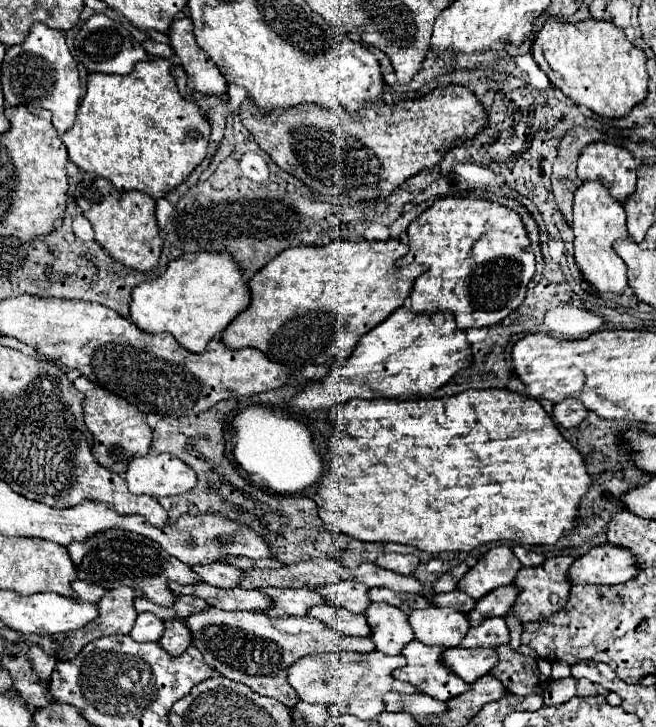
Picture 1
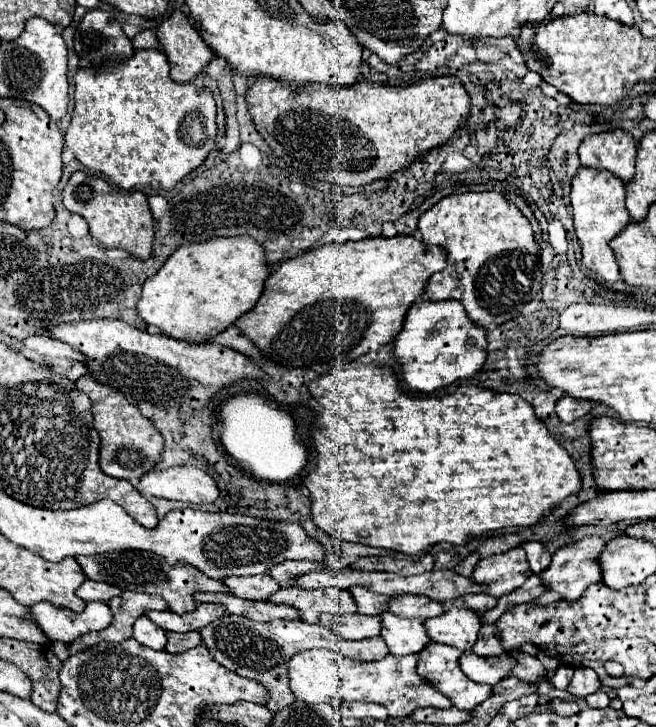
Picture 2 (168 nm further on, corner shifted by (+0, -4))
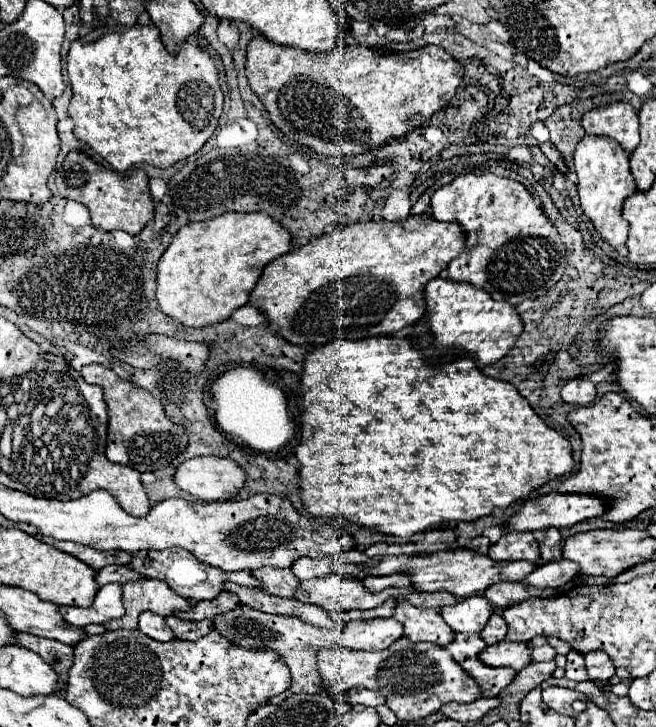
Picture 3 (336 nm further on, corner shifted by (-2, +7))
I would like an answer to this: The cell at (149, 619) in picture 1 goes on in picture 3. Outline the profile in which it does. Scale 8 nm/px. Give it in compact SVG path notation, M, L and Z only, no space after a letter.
M143 612L139 616L139 630L143 634L147 634L149 638L157 640L157 642L169 642L169 640L175 638L171 628L167 626L165 618L157 616L157 614L151 614L151 612Z

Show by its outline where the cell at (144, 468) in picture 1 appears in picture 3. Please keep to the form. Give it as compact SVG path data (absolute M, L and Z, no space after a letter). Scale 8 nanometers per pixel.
M201 456L183 462L173 480L197 500L217 502L233 500L241 492L245 484L245 472L239 468L239 464L235 464L235 460Z

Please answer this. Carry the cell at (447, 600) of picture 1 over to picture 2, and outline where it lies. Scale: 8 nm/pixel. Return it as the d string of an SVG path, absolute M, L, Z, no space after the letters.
M477 593L477 595L463 595L461 603L463 603L463 607L467 607L467 609L479 613L479 615L483 615L487 609L491 609L497 603L497 599L491 597L491 595Z

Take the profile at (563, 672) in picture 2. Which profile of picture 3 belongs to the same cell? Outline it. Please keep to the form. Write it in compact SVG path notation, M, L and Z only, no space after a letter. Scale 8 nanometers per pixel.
M569 652L567 656L567 666L565 666L565 676L569 680L575 680L575 682L585 682L585 680L591 680L587 676L587 668L585 668L585 660L583 660L583 654L579 652Z

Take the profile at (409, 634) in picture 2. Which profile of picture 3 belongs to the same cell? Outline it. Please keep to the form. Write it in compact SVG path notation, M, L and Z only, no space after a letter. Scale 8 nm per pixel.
M399 602L395 606L393 618L397 618L405 626L405 636L411 642L435 642L439 646L447 646L449 640L455 640L455 632L443 624L443 616L433 608L417 608L409 602Z

